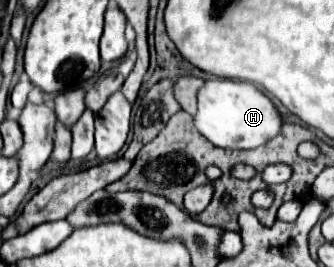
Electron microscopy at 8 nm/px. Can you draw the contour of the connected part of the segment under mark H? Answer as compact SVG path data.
M214 78L198 90L198 112L192 116L196 130L218 148L250 150L270 142L280 132L280 114L254 84L240 80Z

